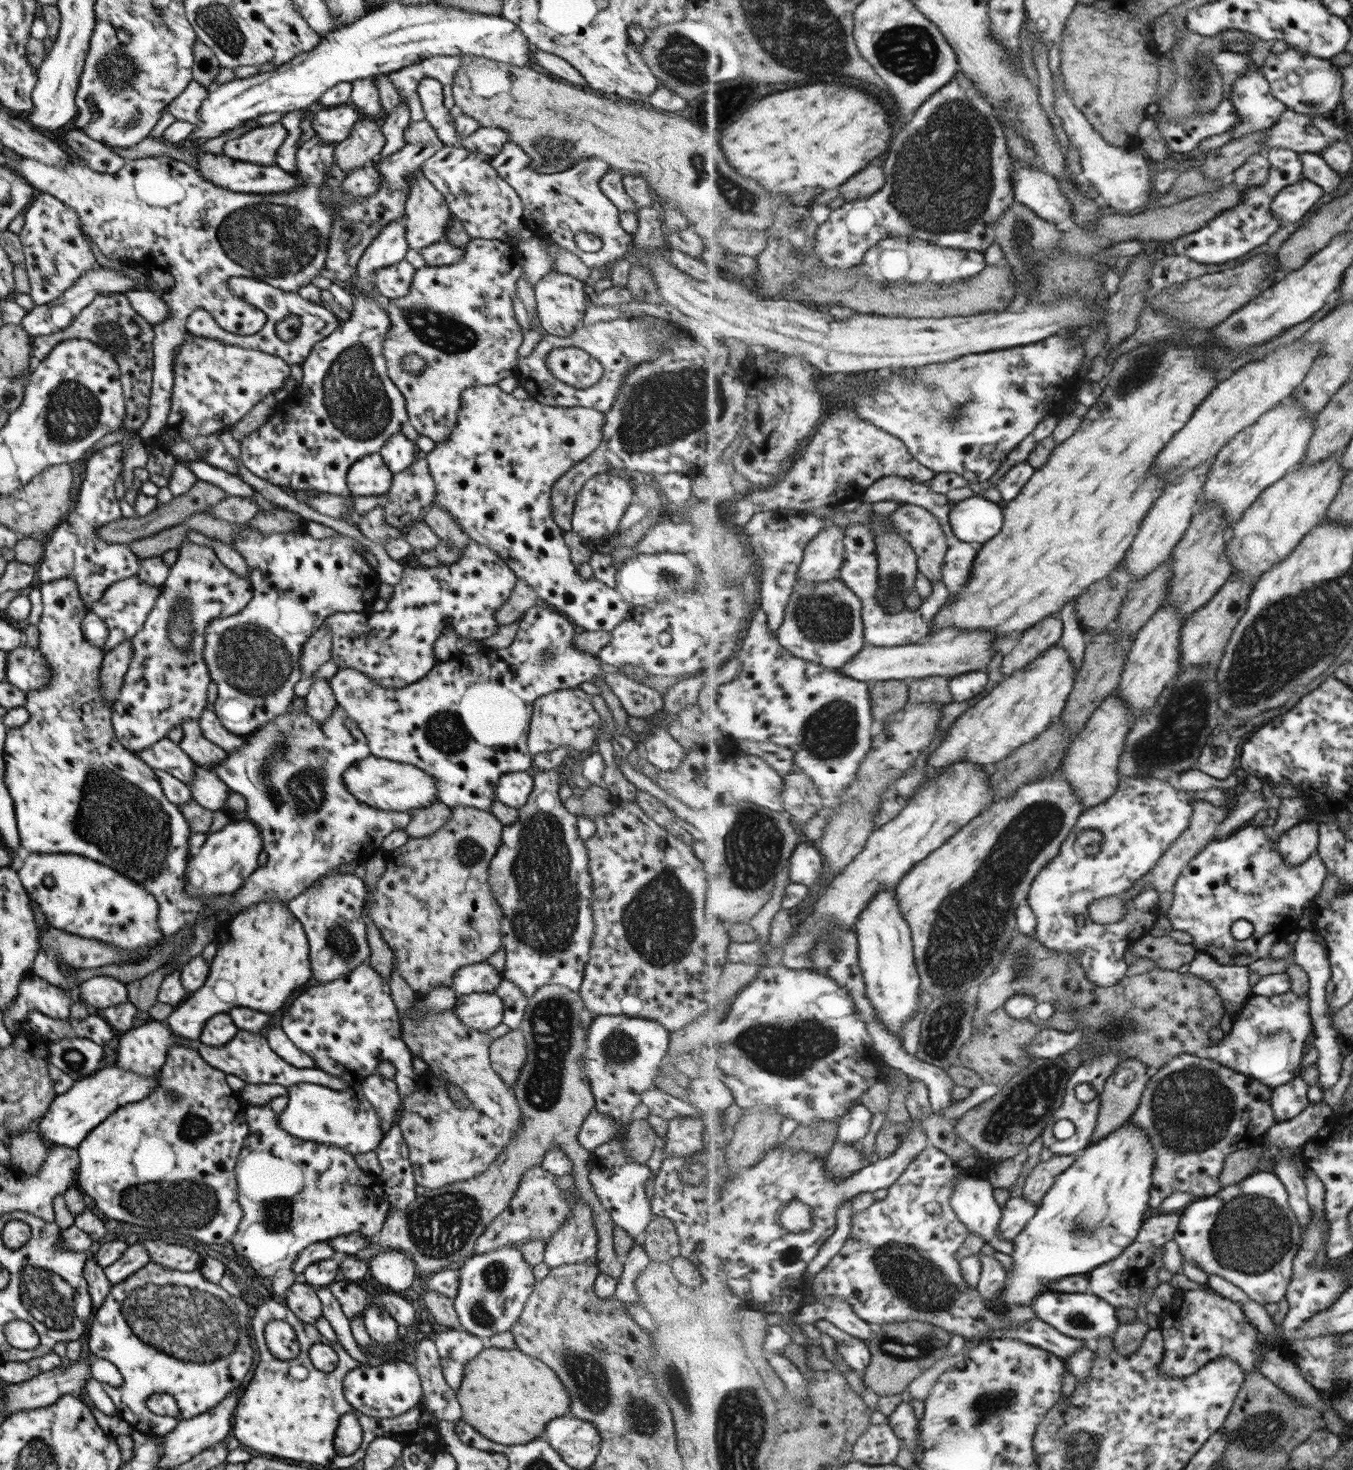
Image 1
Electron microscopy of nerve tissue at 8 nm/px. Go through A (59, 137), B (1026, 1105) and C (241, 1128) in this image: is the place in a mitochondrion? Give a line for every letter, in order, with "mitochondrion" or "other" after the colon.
A: other
B: mitochondrion
C: other

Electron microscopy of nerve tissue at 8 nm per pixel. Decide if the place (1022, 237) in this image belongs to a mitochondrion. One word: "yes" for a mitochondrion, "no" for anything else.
yes

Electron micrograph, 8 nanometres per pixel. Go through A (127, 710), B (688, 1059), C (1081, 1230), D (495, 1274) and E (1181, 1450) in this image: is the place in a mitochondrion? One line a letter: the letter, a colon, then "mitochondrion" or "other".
A: other
B: other
C: mitochondrion
D: mitochondrion
E: other

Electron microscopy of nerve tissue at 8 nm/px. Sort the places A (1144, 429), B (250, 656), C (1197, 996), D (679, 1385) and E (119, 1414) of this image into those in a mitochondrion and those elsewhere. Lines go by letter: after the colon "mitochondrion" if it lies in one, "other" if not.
A: other
B: mitochondrion
C: other
D: mitochondrion
E: other

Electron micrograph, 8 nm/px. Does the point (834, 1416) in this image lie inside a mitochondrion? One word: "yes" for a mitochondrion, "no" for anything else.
no

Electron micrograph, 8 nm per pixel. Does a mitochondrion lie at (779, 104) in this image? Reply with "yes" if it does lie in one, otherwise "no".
no

